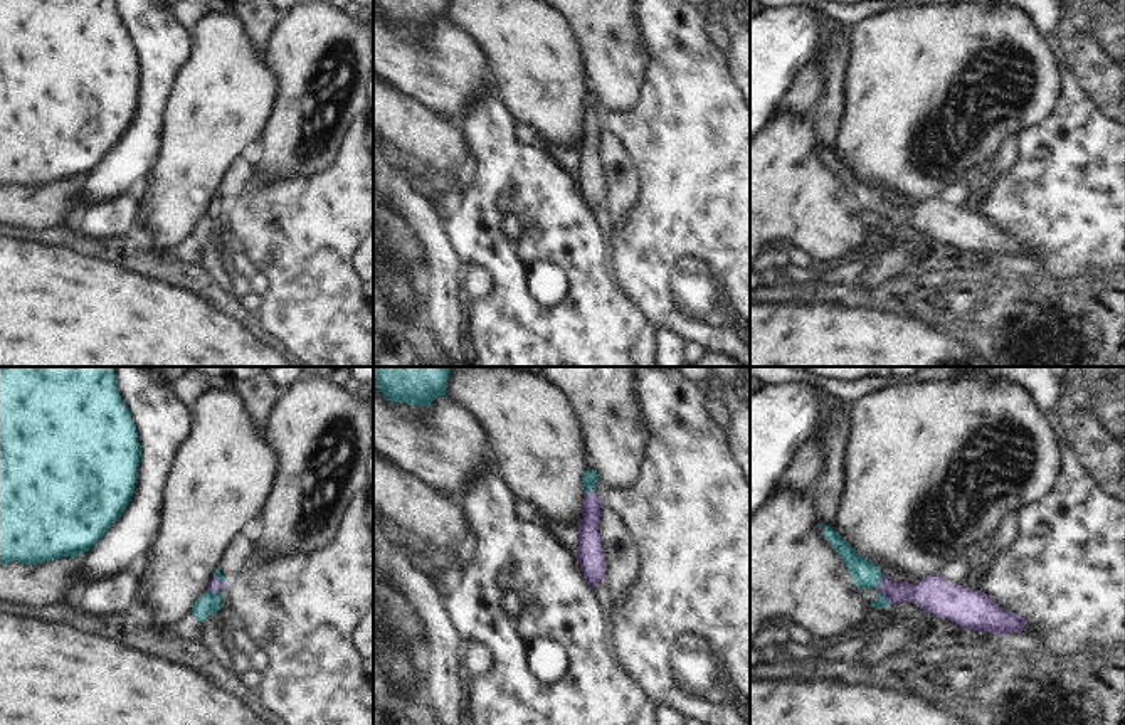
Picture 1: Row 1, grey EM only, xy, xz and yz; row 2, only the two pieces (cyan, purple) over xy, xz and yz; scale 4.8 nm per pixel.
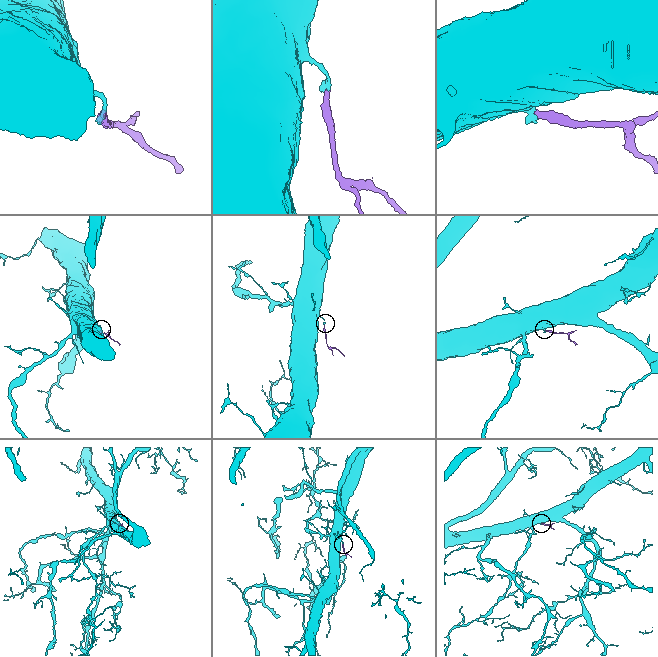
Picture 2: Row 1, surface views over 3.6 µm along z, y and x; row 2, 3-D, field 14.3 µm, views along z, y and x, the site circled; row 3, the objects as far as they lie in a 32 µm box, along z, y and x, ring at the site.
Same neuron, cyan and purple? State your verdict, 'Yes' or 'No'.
Yes.

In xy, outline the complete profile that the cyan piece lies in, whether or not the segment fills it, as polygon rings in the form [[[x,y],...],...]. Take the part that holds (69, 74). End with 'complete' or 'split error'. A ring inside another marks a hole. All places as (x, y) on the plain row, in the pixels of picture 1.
[[[0,0],[0,188],[82,178],[128,130],[141,72],[116,7],[116,0]]]; complete

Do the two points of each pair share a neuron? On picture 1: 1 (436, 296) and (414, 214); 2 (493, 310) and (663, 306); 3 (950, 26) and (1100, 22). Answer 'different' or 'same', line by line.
1: same
2: different
3: different

